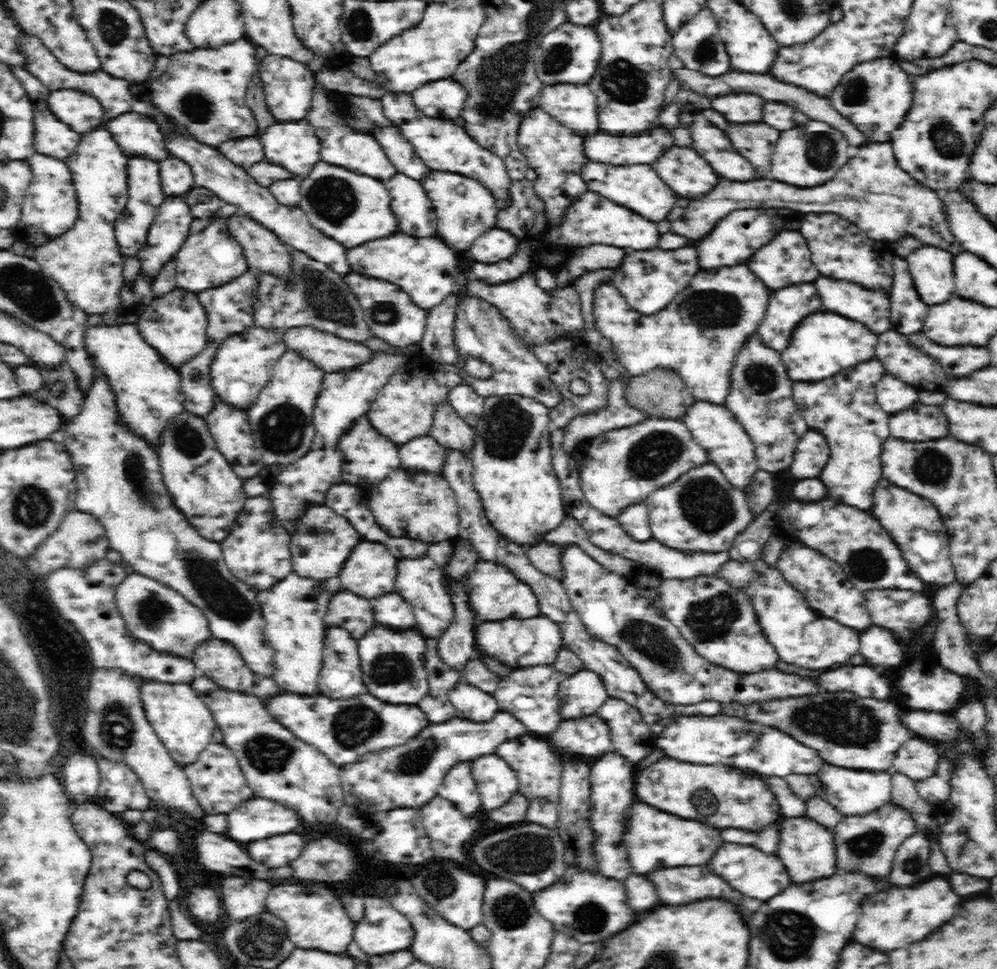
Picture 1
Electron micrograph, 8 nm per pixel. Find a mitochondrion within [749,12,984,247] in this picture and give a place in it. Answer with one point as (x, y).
(949, 145)

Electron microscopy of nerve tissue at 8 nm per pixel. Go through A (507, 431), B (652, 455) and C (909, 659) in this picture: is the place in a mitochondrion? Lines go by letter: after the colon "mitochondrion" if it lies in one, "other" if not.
A: mitochondrion
B: mitochondrion
C: other

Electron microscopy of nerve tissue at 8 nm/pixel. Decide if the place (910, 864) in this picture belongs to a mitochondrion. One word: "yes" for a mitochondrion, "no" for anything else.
yes

